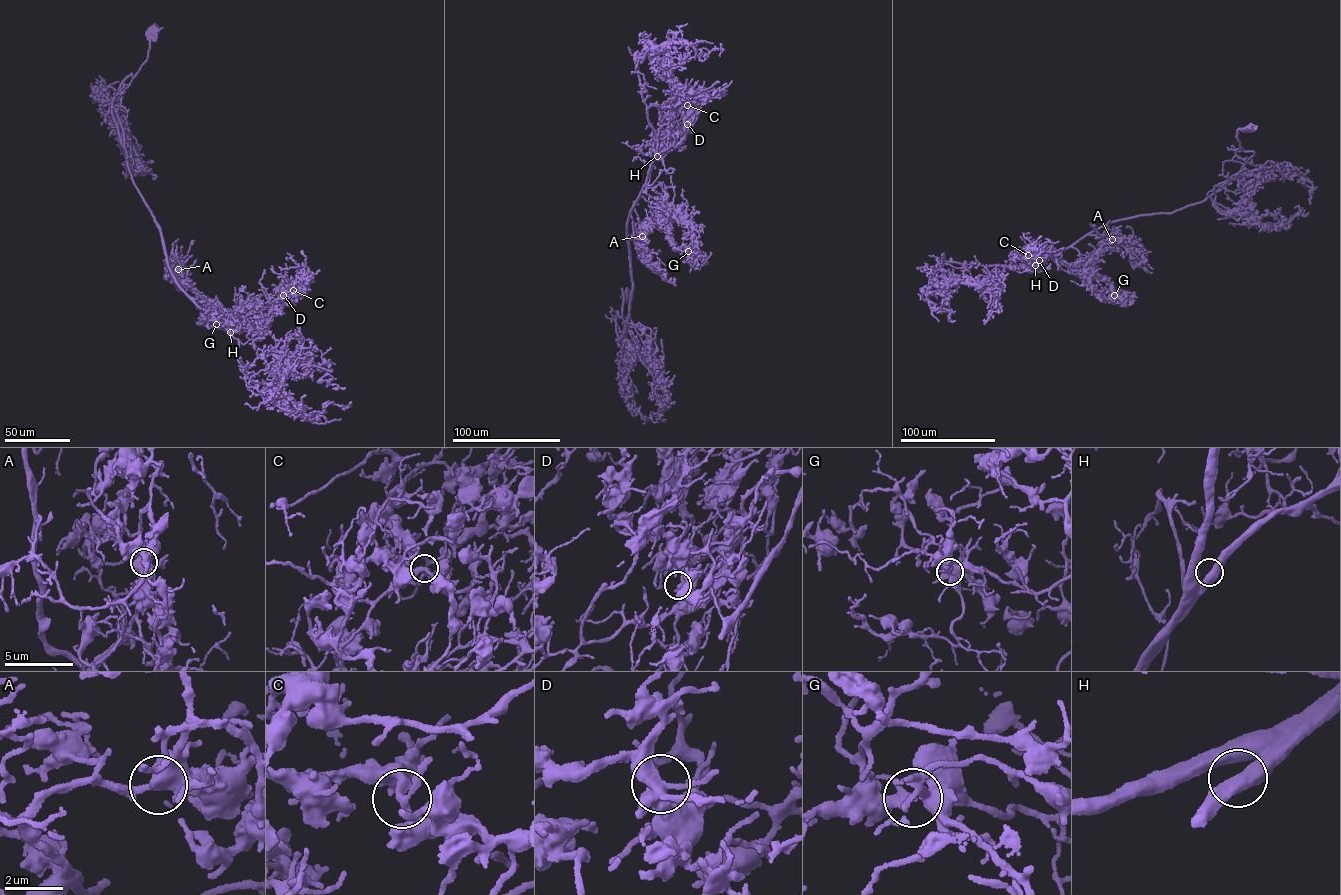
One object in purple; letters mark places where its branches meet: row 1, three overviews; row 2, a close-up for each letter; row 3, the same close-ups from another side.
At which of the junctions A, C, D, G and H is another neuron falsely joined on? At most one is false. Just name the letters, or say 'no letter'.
no letter

